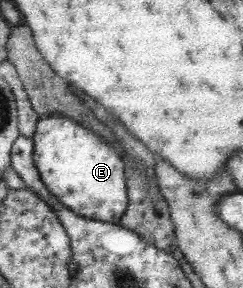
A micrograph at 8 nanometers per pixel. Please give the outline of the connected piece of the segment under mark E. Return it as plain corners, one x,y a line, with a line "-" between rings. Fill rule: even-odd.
58,113
40,116
34,136
35,164
47,189
79,216
119,223
128,206
127,180
119,146
80,121

